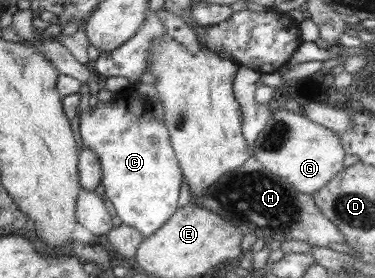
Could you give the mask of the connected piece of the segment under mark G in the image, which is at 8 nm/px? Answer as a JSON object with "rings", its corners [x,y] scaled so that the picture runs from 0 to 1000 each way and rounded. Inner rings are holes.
{"rings":[[[760,388],[725,403],[712,460],[669,518],[675,565],[757,651],[779,655],[803,694],[832,698],[864,676],[885,637],[915,619],[917,540],[904,478],[853,453]]]}

